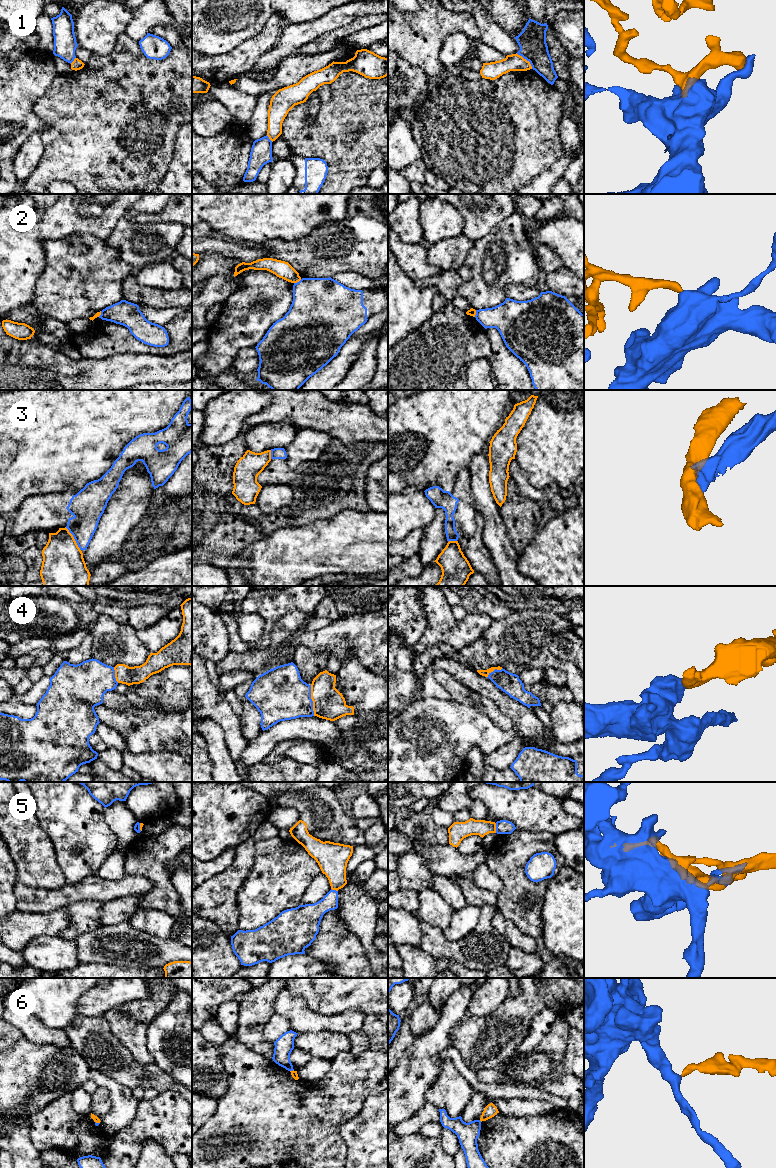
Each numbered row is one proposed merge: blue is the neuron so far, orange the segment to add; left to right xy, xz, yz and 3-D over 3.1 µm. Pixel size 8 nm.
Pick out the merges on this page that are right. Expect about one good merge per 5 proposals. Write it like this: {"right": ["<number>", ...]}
{"right": []}

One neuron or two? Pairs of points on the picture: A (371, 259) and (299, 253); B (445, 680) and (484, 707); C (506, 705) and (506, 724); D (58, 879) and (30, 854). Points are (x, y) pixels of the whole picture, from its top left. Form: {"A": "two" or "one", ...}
{"A": "one", "B": "one", "C": "two", "D": "one"}

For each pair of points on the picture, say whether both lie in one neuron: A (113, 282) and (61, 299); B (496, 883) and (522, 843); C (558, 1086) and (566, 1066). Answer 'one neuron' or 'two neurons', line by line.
A: one neuron
B: two neurons
C: two neurons

